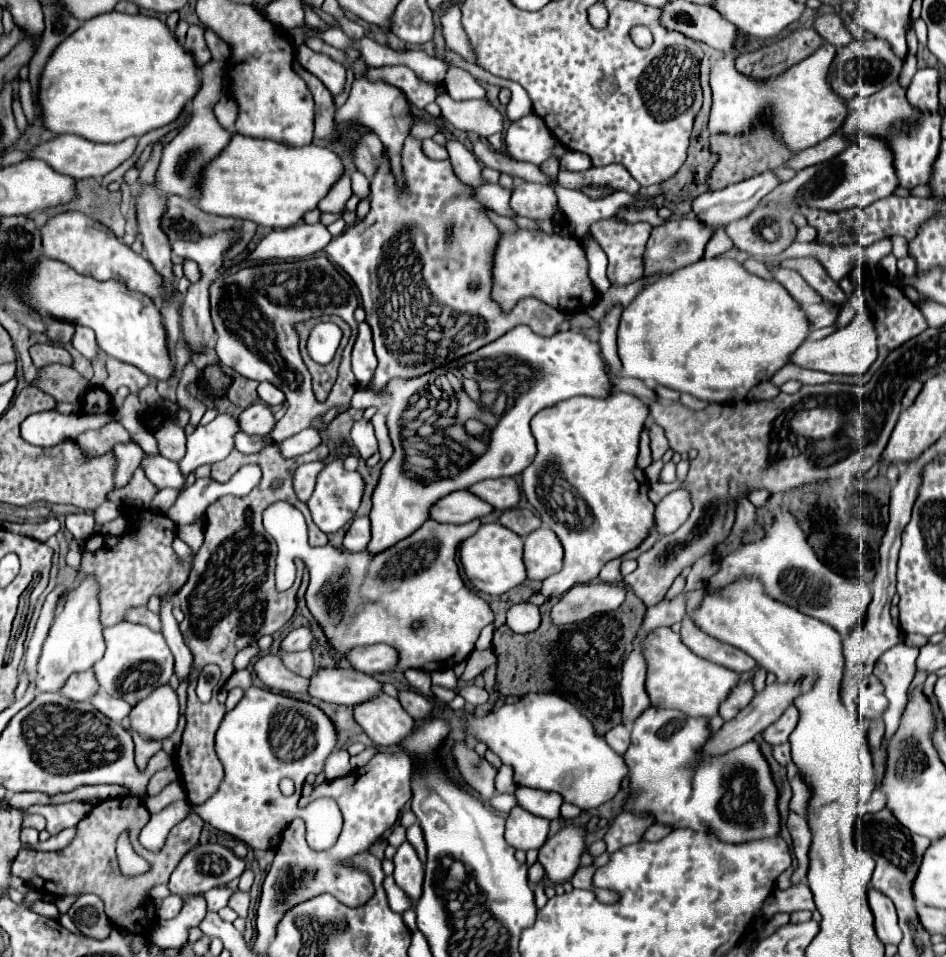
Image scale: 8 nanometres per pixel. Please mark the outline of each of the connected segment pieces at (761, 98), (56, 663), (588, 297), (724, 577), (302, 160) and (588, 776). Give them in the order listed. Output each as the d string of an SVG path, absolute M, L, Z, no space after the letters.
M824 44L818 52L792 66L786 74L772 78L768 82L756 82L748 76L742 76L734 68L732 58L718 60L710 70L710 86L712 86L712 112L710 112L710 134L716 132L744 132L752 124L756 124L764 114L770 118L774 128L780 132L780 138L792 152L800 152L804 148L816 146L828 136L840 132L844 120L850 110L842 96L838 96L830 82L830 66L836 58L836 46Z
M92 578L84 580L74 592L68 594L64 608L56 614L38 662L36 686L40 692L60 692L60 688L66 684L70 674L90 670L104 656L104 638L98 620L100 608L98 608L98 598L94 596L96 590L98 590L96 580Z
M518 230L516 234L504 234L500 248L496 250L494 264L494 290L492 298L510 310L520 298L534 296L544 300L556 310L584 312L598 298L592 280L586 272L586 258L580 240L564 238L560 234L544 234Z
M796 520L772 524L762 540L744 544L740 552L722 558L720 572L718 576L710 578L708 586L722 588L726 582L732 582L742 574L758 576L764 582L768 596L830 624L842 636L848 636L858 622L864 622L868 606L872 602L872 592L862 580L842 578L828 570L824 564L820 564L820 560L816 560L816 554L804 540L804 534L800 532Z
M234 134L228 148L204 170L196 204L210 214L250 220L268 228L290 228L318 208L318 202L342 178L344 164L336 152L324 146L284 146Z
M526 694L518 704L498 706L482 718L470 714L466 718L466 732L474 732L504 764L514 768L518 786L558 792L564 802L576 804L582 810L596 808L614 798L628 774L624 756L614 752L606 738L594 732L590 720L574 704L556 694Z

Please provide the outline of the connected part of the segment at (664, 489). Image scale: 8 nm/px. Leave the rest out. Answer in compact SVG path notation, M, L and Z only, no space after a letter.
M676 480L672 484L666 484L666 482L656 482L656 484L650 484L648 497L654 504L658 504L672 490L680 488L684 484L684 480Z

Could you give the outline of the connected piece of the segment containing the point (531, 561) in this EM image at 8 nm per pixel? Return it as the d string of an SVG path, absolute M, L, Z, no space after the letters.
M542 526L524 538L524 562L528 568L528 580L542 582L544 578L560 572L562 568L562 544L558 536Z

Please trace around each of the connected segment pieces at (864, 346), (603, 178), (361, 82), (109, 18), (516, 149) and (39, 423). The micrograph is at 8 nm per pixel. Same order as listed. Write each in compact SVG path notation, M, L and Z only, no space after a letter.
M860 310L854 320L846 328L838 328L834 334L816 340L816 342L804 342L790 358L792 364L800 368L810 368L810 370L822 370L830 374L864 374L870 364L876 360L876 332L872 324L872 316L868 310Z
M608 164L602 168L590 168L586 172L560 170L558 180L564 188L572 188L572 190L600 188L600 192L608 192L608 188L618 188L628 194L636 194L640 190L636 180L622 164Z
M356 58L354 62L350 62L350 70L354 74L352 92L350 92L346 104L338 108L336 122L344 124L354 120L360 126L372 128L380 136L384 148L388 150L390 160L392 160L392 170L400 180L400 148L402 148L404 138L410 134L410 128L412 128L412 116L414 116L412 106L400 88L396 88L384 80L370 80L368 78L368 64L362 58Z
M116 10L94 16L92 20L86 20L72 36L68 36L68 40L64 40L64 44L60 44L60 48L56 48L56 52L50 56L50 60L44 68L44 74L40 80L40 96L38 96L42 112L44 112L44 124L46 124L46 128L50 128L56 134L76 134L86 140L104 142L104 144L116 144L130 136L140 138L156 128L164 128L164 126L176 122L182 116L184 108L192 102L192 98L198 94L198 90L202 86L200 70L202 70L202 66L198 66L198 62L194 60L194 54L190 50L186 50L184 44L170 32L170 28L164 22L160 22L158 18L144 16L144 14L124 14L124 12L116 12Z
M534 113L511 122L504 141L512 158L532 164L542 164L550 156L556 156L560 160L566 152L566 148L544 126L542 118Z
M58 410L30 414L20 426L20 436L34 446L54 446L64 438L76 438L84 430L100 428L110 420L118 420L116 414L82 416L82 414L60 414Z

